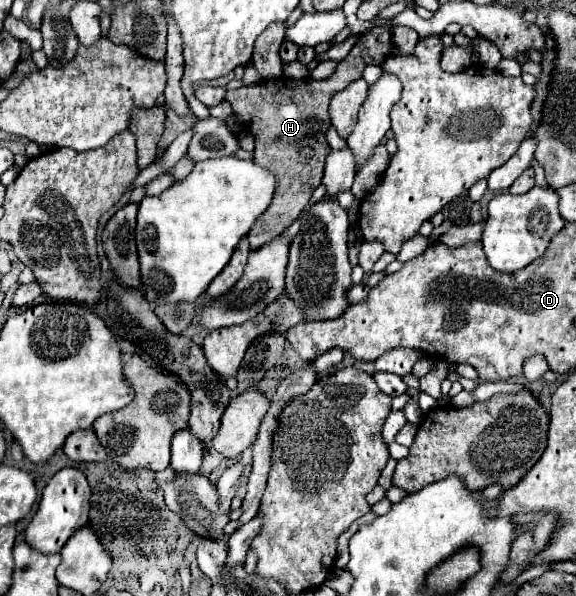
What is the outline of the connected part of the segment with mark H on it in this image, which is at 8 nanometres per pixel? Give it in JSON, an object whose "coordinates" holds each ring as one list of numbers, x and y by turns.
{"coordinates":[[375,27,353,45,353,49,345,59,337,63,337,69,329,79,293,81,281,77,279,81,261,81,257,85,225,93,225,99,231,103,233,113,239,117,243,125,249,127,249,131,255,137,253,161,269,169,277,179,277,189,269,209,261,213,261,217,257,217,253,229,249,231,253,251,257,251,257,247,269,243,271,239,277,239,307,207,311,193,321,183,329,145,325,141,323,127,315,129,315,125,321,119,329,121,327,105,331,95,345,89,351,81,359,79,363,75,365,65,369,63,379,65,389,53,391,53,391,31,385,27]]}

